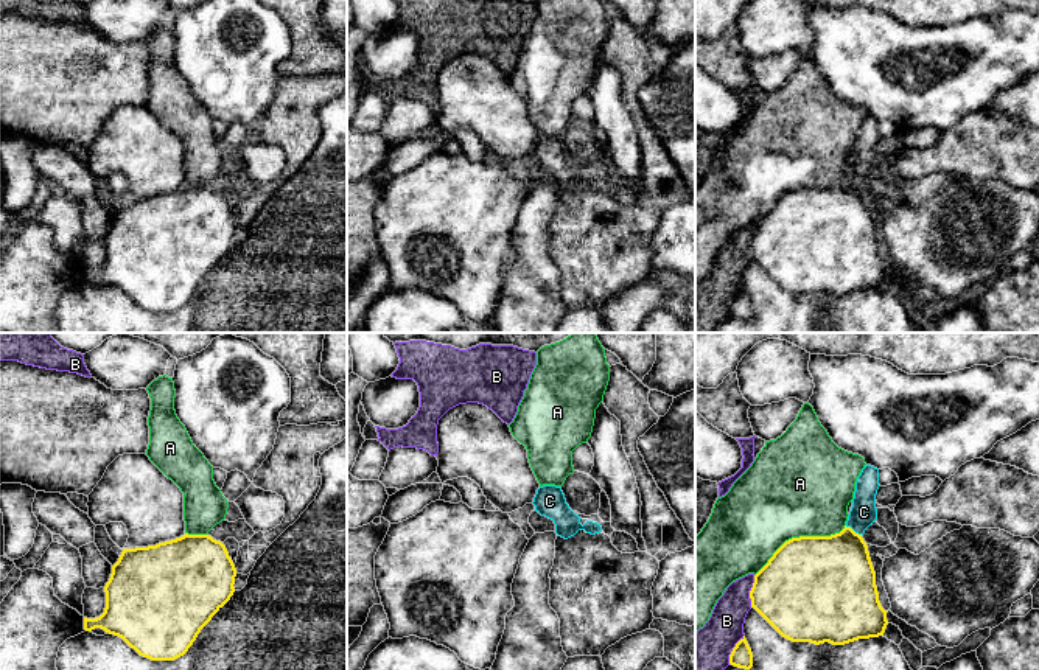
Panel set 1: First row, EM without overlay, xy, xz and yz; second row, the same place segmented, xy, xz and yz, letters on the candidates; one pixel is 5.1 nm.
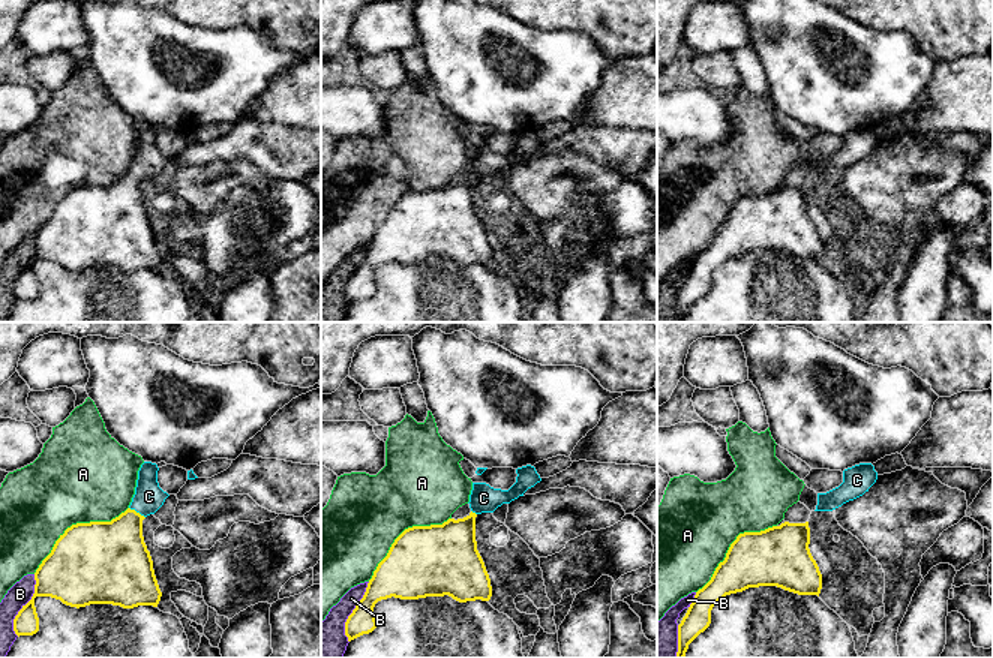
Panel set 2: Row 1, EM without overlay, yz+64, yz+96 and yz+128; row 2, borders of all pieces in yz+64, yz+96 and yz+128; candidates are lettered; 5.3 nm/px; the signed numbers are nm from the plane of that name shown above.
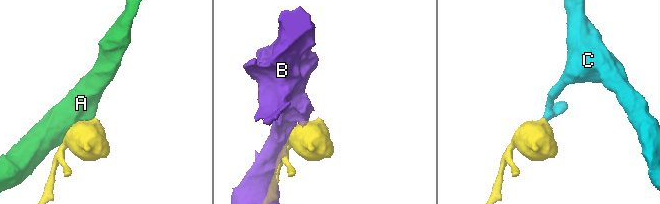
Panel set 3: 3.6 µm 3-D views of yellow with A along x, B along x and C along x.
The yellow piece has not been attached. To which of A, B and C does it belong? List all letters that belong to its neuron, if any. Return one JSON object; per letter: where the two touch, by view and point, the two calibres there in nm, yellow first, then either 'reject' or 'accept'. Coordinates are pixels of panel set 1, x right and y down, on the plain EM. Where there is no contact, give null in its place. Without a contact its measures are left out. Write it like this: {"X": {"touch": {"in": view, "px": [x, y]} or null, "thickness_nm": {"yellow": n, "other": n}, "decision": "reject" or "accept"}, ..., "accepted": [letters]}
{"A": {"touch": {"in": "yz", "px": [800, 188]}, "thickness_nm": {"yellow": 500, "other": 500}, "decision": "reject"}, "B": {"touch": {"in": "yz", "px": [750, 243]}, "thickness_nm": {"yellow": 440, "other": 190}, "decision": "reject"}, "C": {"touch": {"in": "yz", "px": [851, 181]}, "thickness_nm": {"yellow": 400, "other": 140}, "decision": "accept"}, "accepted": ["C"]}

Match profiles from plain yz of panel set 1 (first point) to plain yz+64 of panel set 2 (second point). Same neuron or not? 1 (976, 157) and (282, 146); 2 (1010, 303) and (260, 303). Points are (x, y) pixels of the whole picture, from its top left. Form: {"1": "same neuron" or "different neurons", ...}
{"1": "same neuron", "2": "different neurons"}

